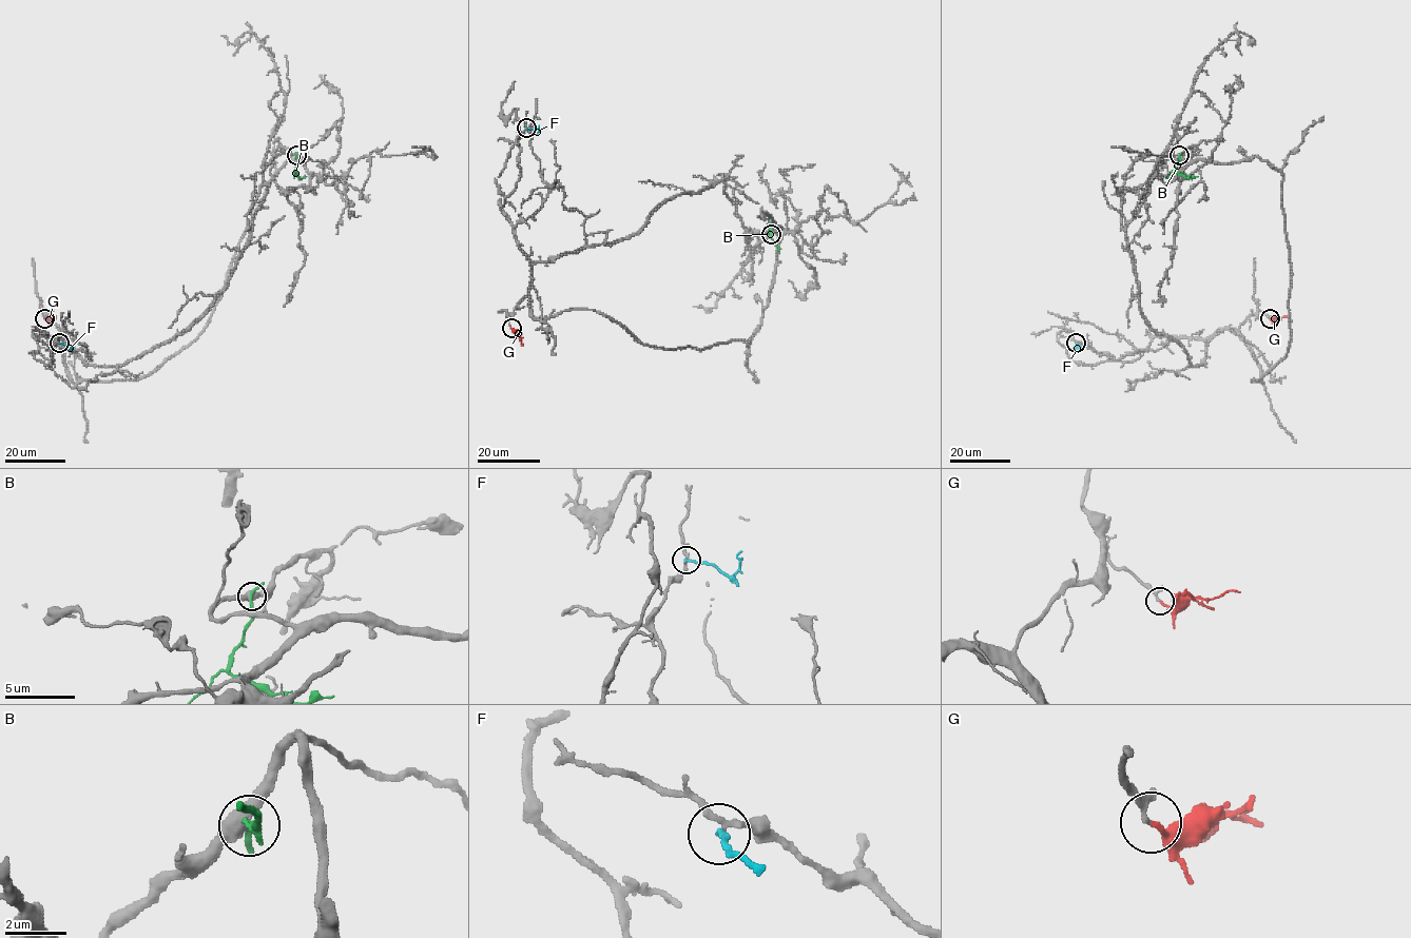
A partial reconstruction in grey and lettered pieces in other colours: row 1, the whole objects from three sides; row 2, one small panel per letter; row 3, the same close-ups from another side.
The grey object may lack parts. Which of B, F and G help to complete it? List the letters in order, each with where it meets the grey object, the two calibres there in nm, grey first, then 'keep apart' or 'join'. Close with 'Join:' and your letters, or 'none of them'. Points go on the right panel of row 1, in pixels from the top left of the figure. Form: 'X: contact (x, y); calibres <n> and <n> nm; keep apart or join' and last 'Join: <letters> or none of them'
B: contact (1179, 155); calibres 500 and 280 nm; keep apart
F: contact (1076, 343); calibres 180 and 180 nm; keep apart
G: contact (1270, 318); calibres 160 and 150 nm; join
Join: G

